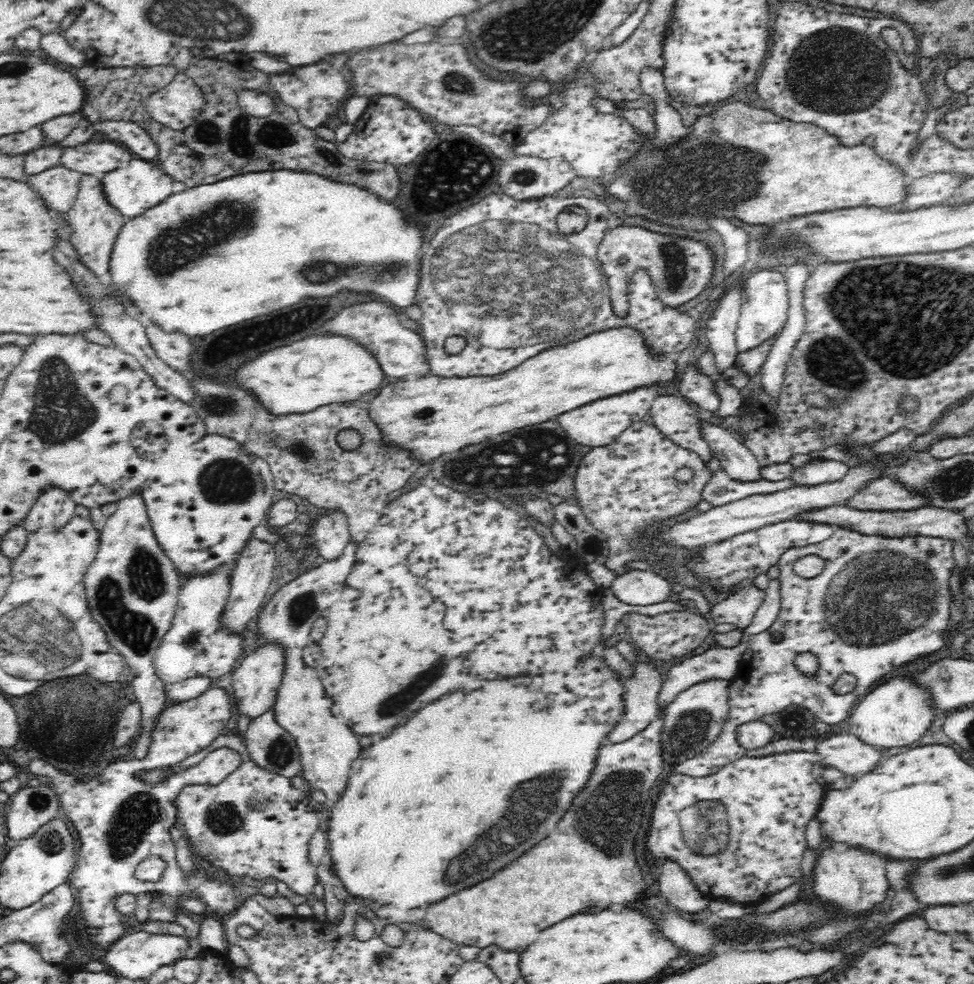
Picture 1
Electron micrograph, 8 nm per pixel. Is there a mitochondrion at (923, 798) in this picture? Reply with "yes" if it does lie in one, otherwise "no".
no

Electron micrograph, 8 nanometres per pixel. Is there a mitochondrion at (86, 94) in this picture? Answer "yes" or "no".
no

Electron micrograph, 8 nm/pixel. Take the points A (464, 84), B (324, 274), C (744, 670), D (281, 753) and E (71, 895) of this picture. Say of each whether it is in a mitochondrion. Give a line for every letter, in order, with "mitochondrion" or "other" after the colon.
A: mitochondrion
B: mitochondrion
C: other
D: mitochondrion
E: other

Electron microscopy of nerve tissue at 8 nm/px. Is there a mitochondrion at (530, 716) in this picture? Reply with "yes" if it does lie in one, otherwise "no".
no

